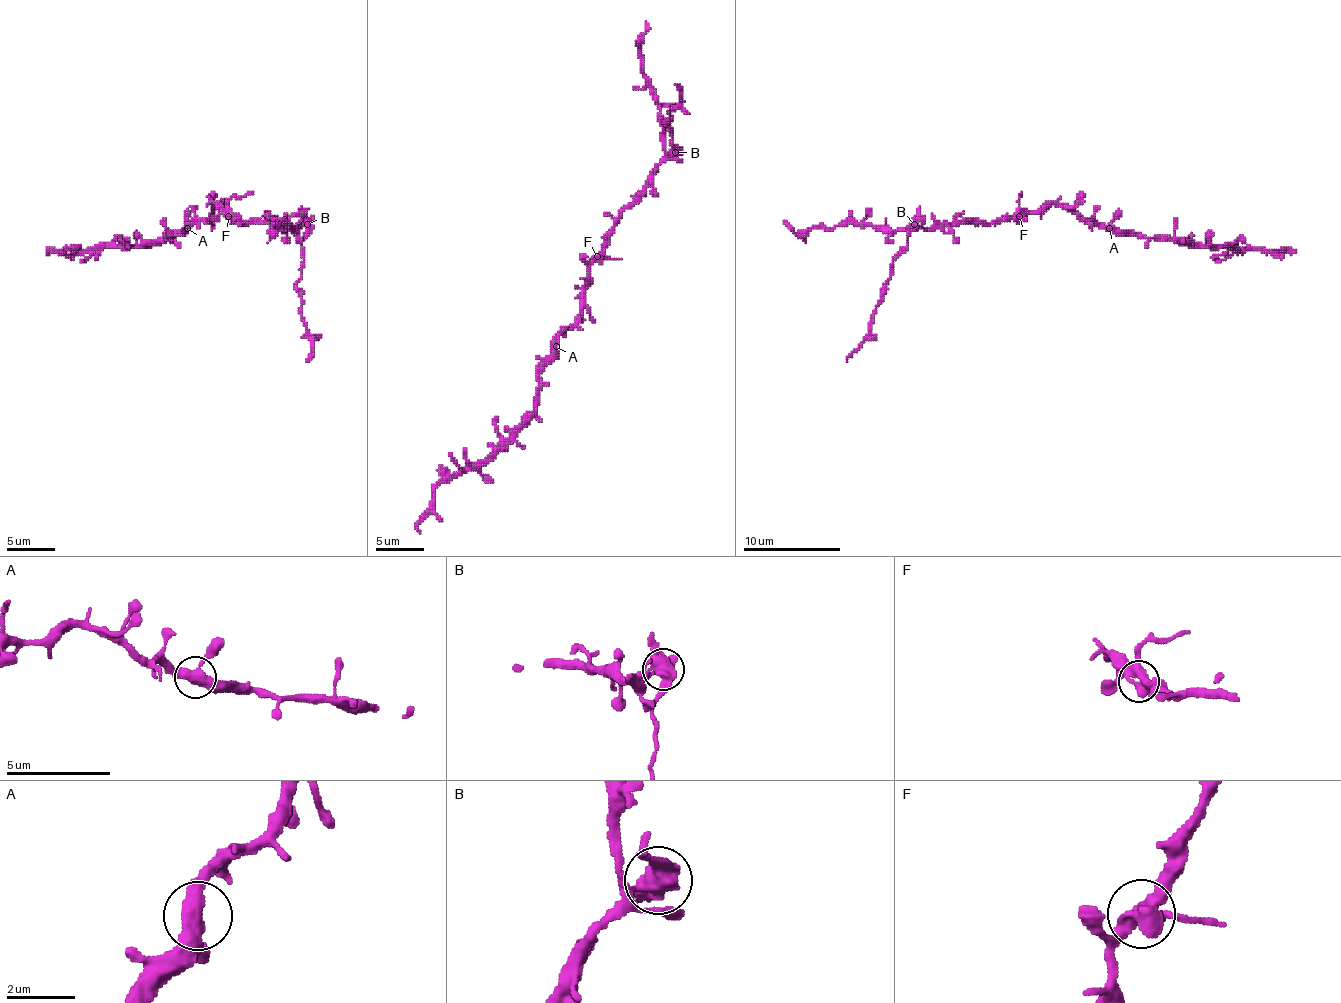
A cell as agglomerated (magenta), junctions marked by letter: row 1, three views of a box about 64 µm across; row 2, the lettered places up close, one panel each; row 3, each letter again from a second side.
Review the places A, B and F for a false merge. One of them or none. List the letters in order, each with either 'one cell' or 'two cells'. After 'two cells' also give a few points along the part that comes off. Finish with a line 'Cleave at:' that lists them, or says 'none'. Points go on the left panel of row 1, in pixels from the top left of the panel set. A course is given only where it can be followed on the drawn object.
A: one cell
B: two cells; foreign part runs (306, 223), (296, 291), (311, 342), (306, 361)
F: one cell
Cleave at: B

